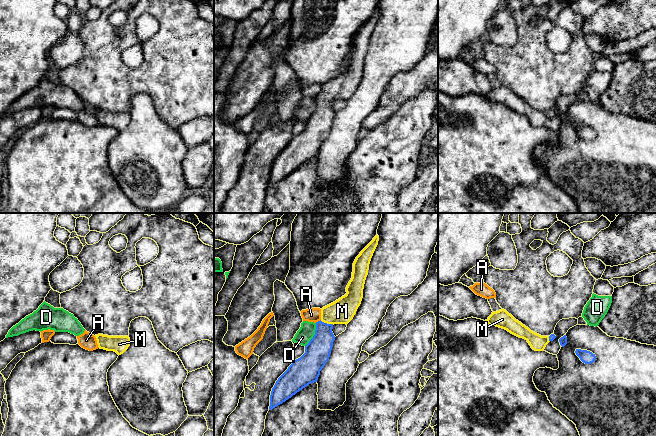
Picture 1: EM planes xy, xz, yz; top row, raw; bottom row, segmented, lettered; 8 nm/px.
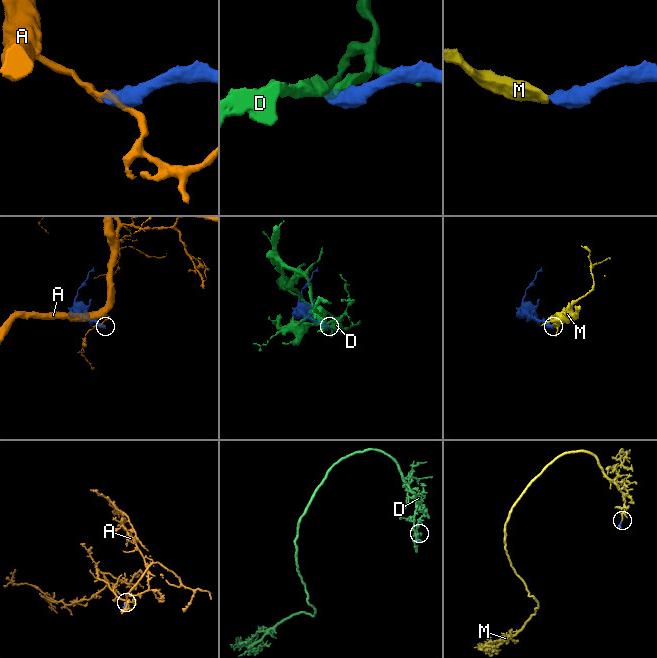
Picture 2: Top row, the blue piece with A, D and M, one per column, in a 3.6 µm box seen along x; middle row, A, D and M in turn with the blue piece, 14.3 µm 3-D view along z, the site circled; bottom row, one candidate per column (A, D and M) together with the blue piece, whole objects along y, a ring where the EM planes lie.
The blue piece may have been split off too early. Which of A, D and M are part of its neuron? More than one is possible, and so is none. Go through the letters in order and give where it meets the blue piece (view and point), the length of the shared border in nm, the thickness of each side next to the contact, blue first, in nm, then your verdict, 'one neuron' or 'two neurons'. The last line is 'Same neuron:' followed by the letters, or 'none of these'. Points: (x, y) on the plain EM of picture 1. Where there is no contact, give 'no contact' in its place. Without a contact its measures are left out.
A: xz (318, 97) | 50 nm | 200/110 nm | two neurons
D: xz (314, 111) | 220 nm | 200/130 nm | two neurons
M: xz (326, 99) | 120 nm | 200/200 nm | one neuron
Same neuron: M

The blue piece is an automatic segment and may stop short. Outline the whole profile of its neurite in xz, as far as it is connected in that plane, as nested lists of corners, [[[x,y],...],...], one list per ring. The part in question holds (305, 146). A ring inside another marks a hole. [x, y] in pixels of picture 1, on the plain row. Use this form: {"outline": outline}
{"outline": [[[376,11],[356,33],[352,54],[346,63],[347,69],[321,85],[321,96],[316,98],[315,111],[305,122],[305,129],[292,138],[272,164],[269,186],[282,180],[309,160],[317,158],[320,147],[329,136],[335,116],[333,101],[347,101],[361,80],[369,40],[378,17],[379,12]]]}

